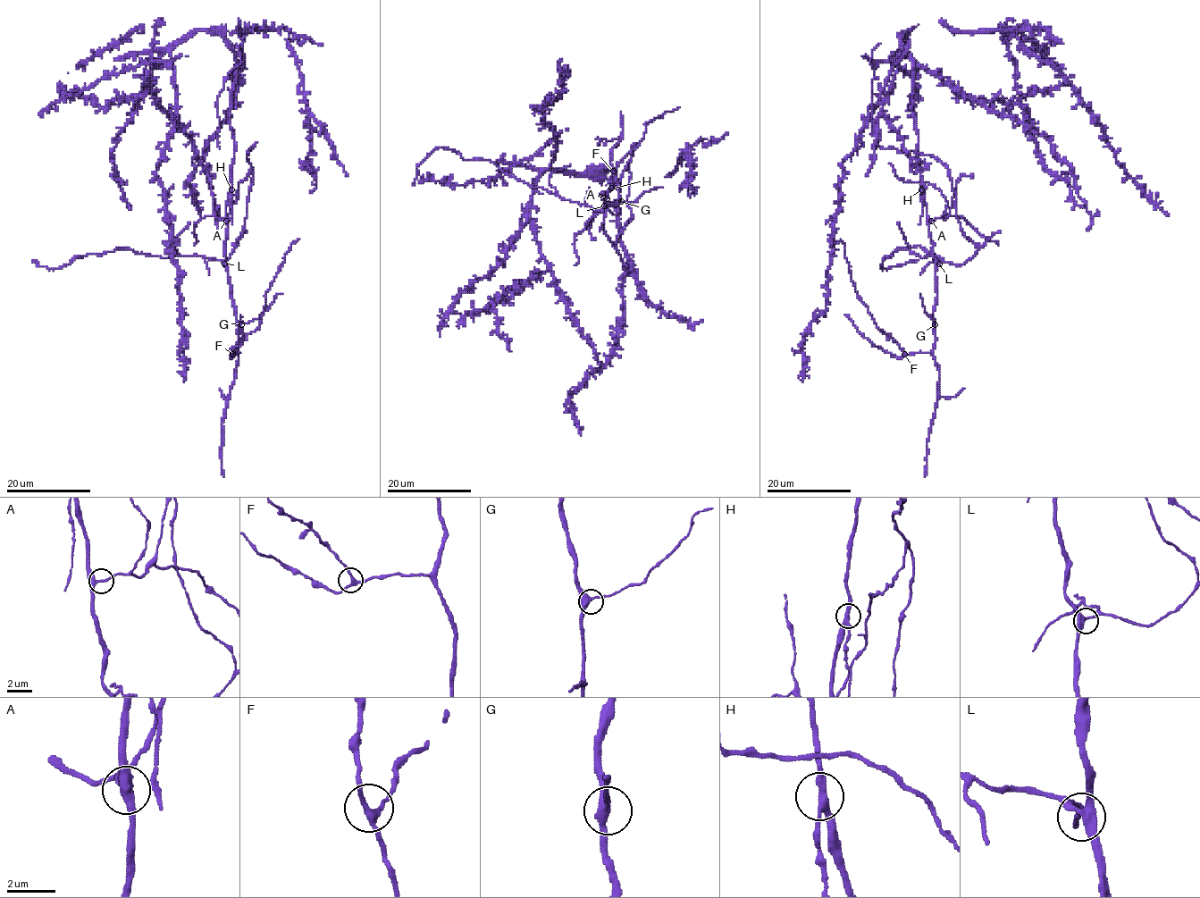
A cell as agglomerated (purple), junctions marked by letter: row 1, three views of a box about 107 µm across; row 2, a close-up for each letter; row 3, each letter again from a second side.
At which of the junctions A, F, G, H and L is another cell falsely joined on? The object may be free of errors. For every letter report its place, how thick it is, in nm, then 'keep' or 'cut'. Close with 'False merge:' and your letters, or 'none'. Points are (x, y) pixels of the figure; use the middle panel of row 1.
A: place (607, 198); calibre 280 nm; keep
F: place (613, 171); calibre 240 nm; keep
G: place (621, 201); calibre 320 nm; keep
H: place (611, 188); calibre 280 nm; cut
L: place (604, 205); calibre 320 nm; keep
False merge: H

